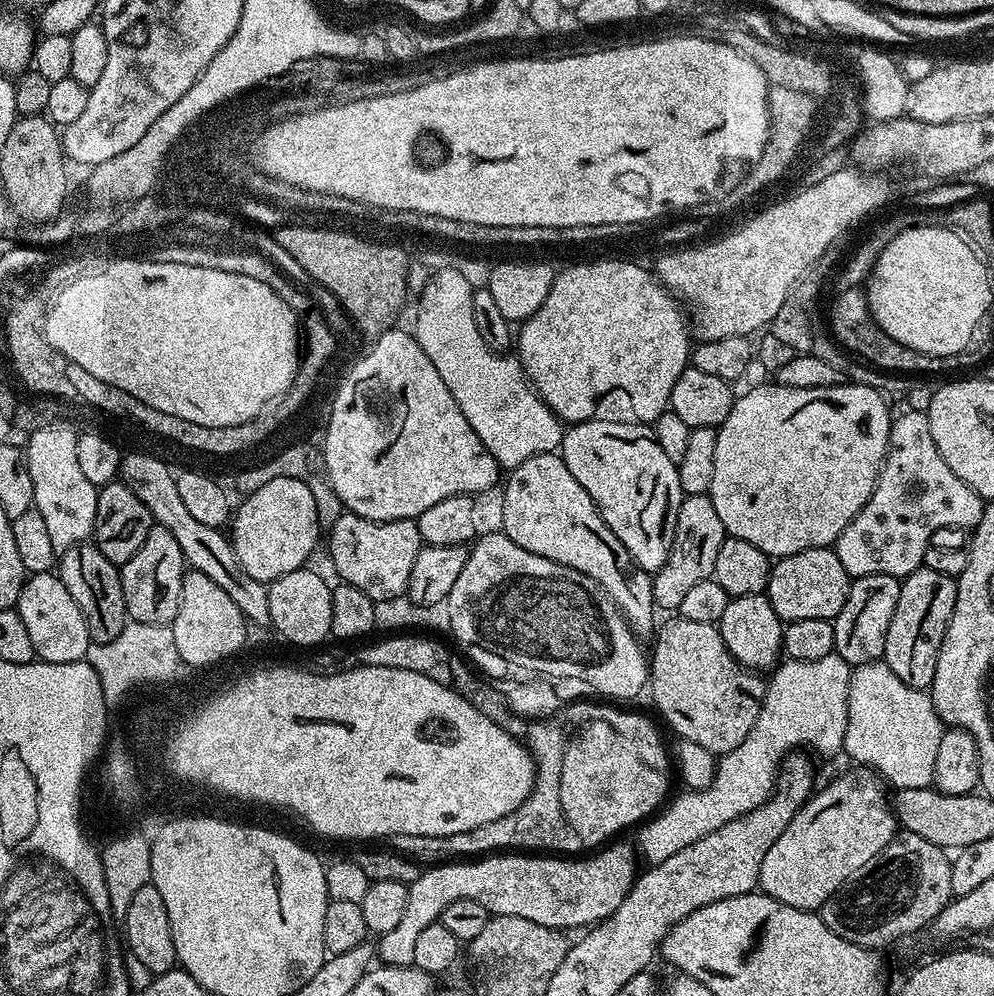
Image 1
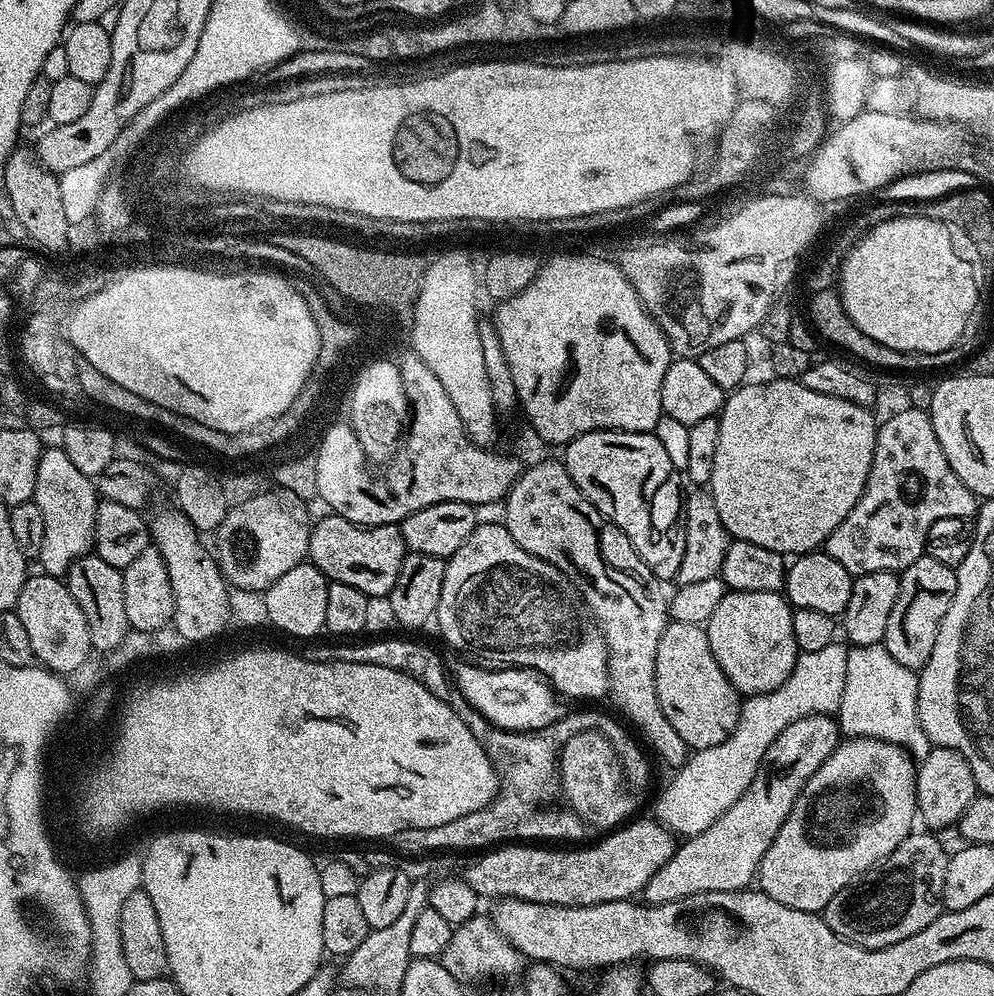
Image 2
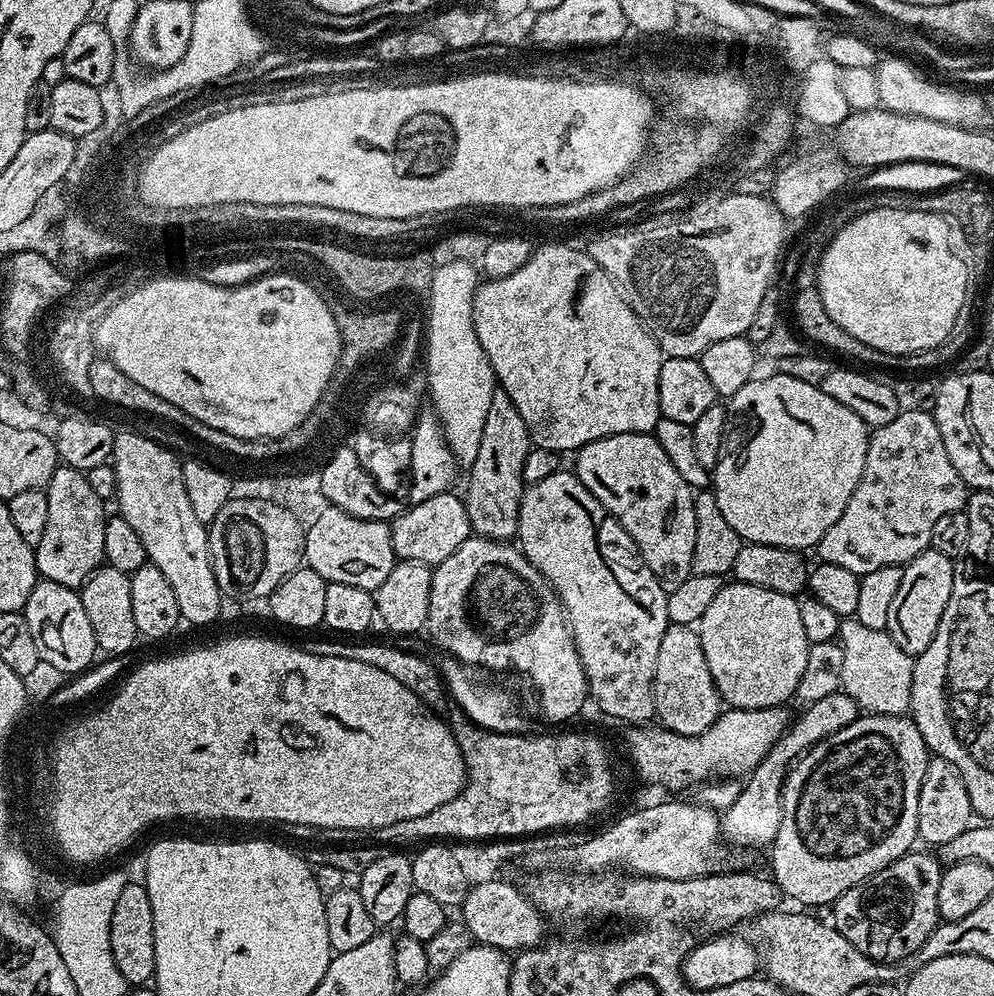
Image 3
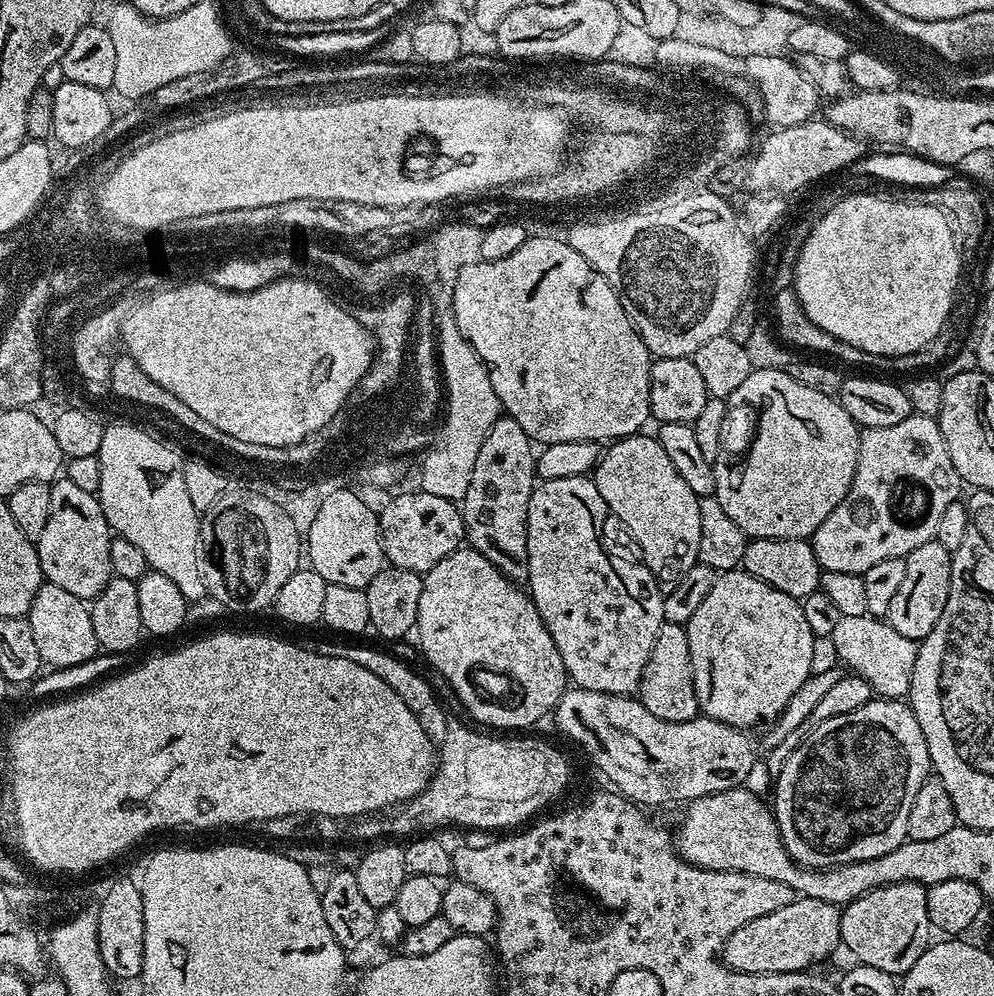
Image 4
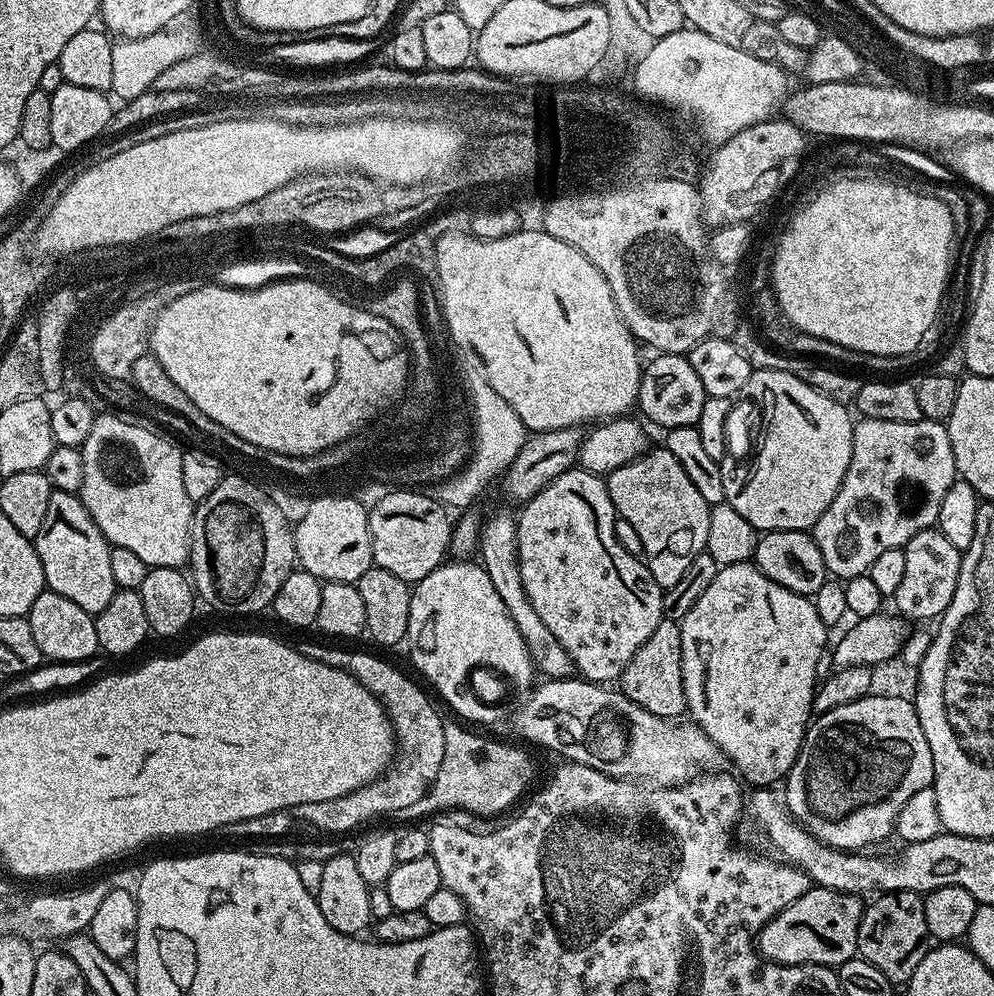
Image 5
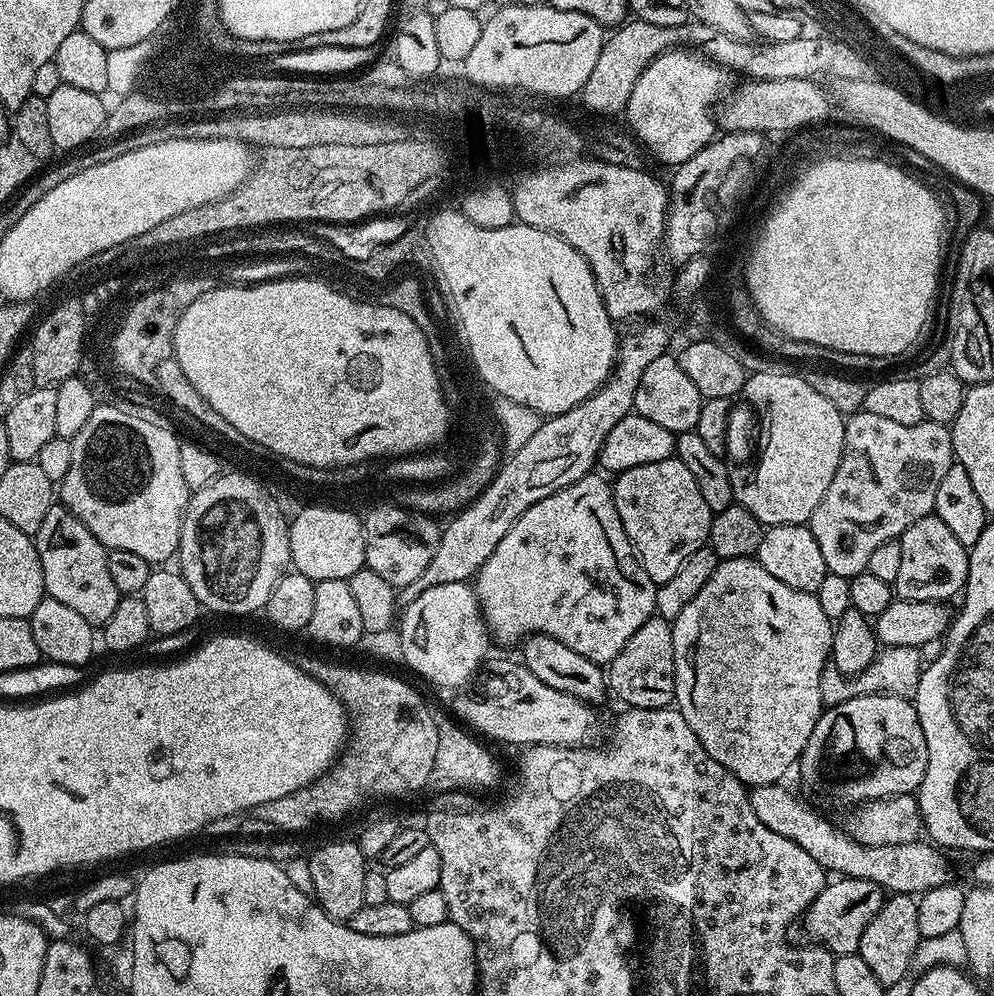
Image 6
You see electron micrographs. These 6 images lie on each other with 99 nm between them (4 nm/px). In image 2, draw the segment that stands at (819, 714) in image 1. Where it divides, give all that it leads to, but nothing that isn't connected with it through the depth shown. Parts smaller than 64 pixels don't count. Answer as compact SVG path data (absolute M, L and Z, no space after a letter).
M833 642L823 650L800 652L790 678L786 678L778 690L747 697L740 705L738 726L730 738L718 742L718 746L695 749L687 763L675 769L673 776L676 777L656 796L655 820L680 838L697 836L706 826L714 826L714 822L746 794L766 750L770 750L770 742L774 742L790 722L798 722L803 716L838 712L846 684L848 651L843 643Z

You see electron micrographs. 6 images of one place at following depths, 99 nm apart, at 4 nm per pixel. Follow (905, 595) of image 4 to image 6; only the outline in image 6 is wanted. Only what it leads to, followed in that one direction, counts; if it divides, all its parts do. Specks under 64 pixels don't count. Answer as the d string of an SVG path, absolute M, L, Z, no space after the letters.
M934 514L923 516L898 539L902 546L902 563L898 569L894 592L899 599L948 602L951 596L959 597L963 593L968 582L969 549L964 548L958 538L954 538L946 522Z

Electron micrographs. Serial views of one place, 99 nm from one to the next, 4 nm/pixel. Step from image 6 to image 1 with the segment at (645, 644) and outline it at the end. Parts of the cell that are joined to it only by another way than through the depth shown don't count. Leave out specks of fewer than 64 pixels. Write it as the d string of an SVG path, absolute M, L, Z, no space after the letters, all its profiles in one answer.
M673 618L659 625L658 631L655 633L654 641L656 645L650 648L650 692L652 688L652 700L656 703L656 708L660 711L660 716L673 728L679 739L689 740L690 742L698 742L698 746L706 746L706 750L710 750L712 755L719 758L727 754L730 750L734 750L734 746L742 746L742 742L746 738L746 734L750 734L750 730L754 726L754 722L760 713L760 703L764 701L764 693L766 691L765 681L759 680L757 673L751 668L745 668L743 664L739 664L737 660L730 654L730 650L726 646L726 642L722 638L719 627L716 624L707 624L706 622L690 622L689 620L681 620Z

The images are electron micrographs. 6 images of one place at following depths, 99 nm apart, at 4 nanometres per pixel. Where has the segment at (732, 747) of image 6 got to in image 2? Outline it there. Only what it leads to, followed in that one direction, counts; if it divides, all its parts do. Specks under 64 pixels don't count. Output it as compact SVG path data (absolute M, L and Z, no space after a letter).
M729 591L718 602L706 625L710 650L722 666L726 678L745 697L778 690L796 665L798 649L794 642L794 609L780 592Z

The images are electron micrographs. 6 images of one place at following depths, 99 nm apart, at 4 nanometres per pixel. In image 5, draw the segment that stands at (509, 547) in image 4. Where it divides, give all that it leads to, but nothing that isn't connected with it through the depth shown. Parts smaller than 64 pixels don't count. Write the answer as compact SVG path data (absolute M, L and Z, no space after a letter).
M496 512L483 521L480 530L479 563L483 564L486 574L490 574L490 582L494 582L494 590L498 590L498 598L506 606L510 618L518 626L518 634L522 634L522 642L526 642L526 650L532 659L533 669L541 672L541 677L549 680L570 680L577 675L576 664L566 654L562 642L546 630L542 618L538 618L538 610L530 606L530 598L526 598L526 586L522 586L522 570L518 562L518 538L516 537L517 517L508 512Z

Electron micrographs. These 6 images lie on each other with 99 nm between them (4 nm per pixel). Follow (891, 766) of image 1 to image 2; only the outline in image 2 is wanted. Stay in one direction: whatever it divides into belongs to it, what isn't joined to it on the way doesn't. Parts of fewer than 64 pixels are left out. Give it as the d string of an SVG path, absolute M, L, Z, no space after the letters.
M882 644L851 647L846 662L846 684L836 713L841 733L848 738L872 737L903 746L913 758L923 758L930 747L918 722L919 675L902 666Z

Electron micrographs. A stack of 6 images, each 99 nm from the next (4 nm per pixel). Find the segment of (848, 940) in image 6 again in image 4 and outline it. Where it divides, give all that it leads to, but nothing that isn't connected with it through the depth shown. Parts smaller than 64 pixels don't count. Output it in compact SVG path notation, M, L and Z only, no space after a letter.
M793 898L789 904L746 922L724 943L722 959L736 972L802 972L820 964L832 951L841 947L841 909L830 902Z

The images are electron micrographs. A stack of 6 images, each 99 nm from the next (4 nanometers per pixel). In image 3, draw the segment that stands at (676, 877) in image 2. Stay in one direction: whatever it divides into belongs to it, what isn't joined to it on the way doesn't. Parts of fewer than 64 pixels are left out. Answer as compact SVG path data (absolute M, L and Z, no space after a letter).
M843 690L826 694L826 698L818 698L803 710L805 712L793 719L782 734L782 738L778 738L778 742L770 746L770 754L766 754L766 758L758 762L755 770L748 773L736 801L729 808L723 809L720 831L727 839L729 836L732 840L741 840L742 843L753 844L756 848L762 847L763 844L764 847L771 845L782 822L784 777L788 775L792 765L815 744L842 730L842 726L850 726L850 722L854 722L862 714L859 703Z

